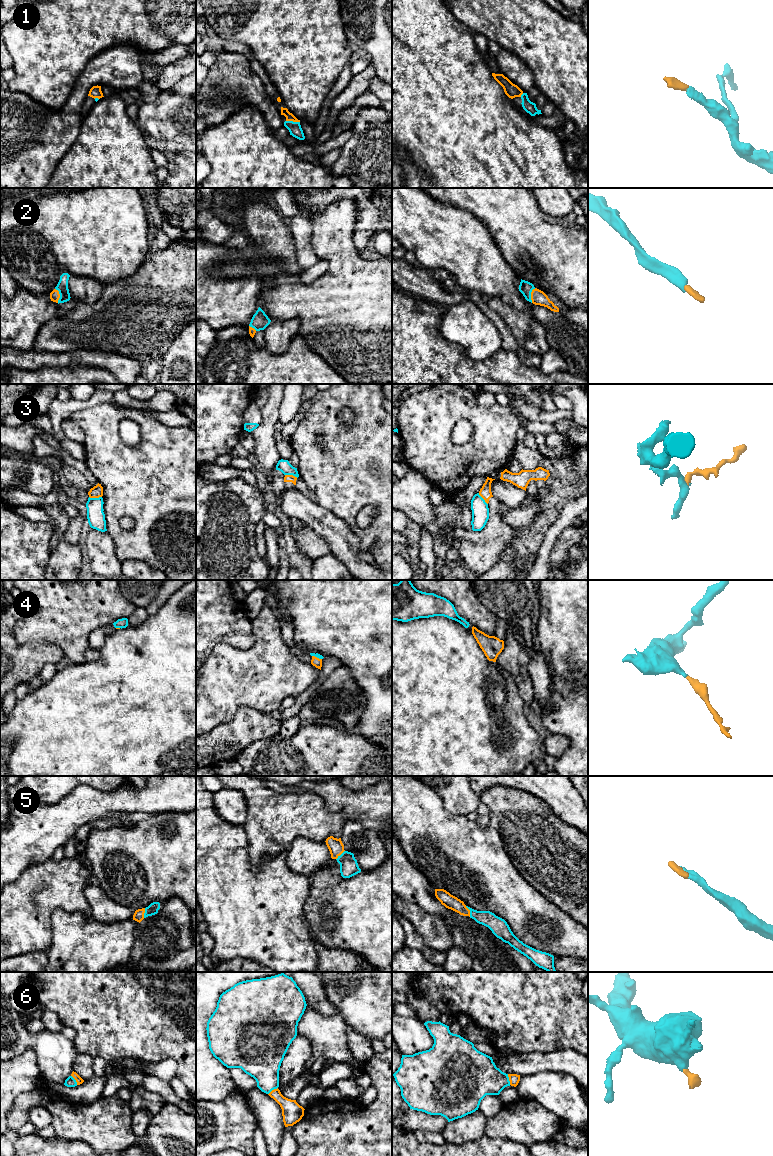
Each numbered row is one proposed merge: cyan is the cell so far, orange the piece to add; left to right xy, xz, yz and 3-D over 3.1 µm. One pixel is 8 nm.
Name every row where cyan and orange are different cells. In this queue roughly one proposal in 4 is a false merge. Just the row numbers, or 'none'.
3

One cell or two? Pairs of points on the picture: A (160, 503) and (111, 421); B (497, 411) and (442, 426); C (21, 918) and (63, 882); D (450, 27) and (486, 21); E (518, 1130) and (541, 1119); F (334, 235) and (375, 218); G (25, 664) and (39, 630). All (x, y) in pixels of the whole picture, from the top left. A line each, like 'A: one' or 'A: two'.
A: one
B: one
C: one
D: two
E: one
F: two
G: two

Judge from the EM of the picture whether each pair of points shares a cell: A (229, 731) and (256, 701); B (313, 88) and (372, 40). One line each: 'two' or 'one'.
A: two
B: two

